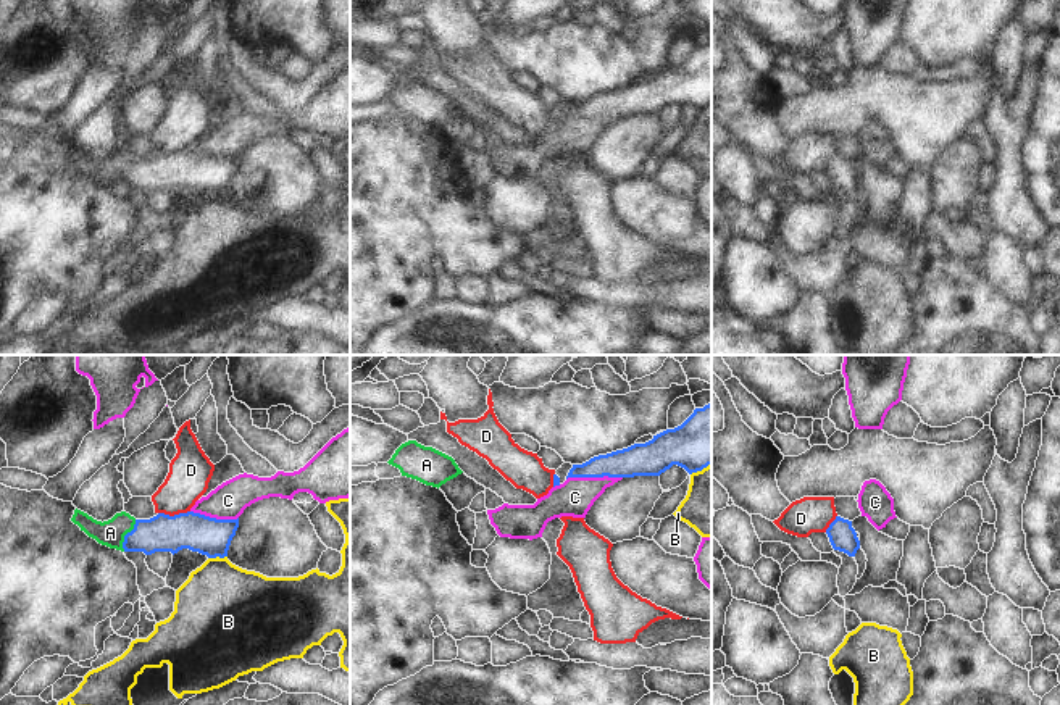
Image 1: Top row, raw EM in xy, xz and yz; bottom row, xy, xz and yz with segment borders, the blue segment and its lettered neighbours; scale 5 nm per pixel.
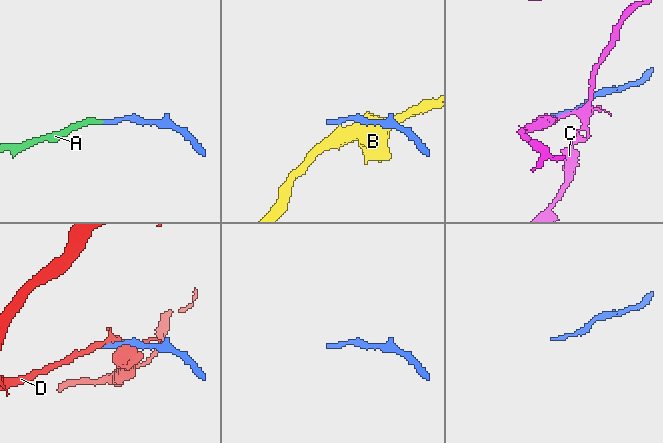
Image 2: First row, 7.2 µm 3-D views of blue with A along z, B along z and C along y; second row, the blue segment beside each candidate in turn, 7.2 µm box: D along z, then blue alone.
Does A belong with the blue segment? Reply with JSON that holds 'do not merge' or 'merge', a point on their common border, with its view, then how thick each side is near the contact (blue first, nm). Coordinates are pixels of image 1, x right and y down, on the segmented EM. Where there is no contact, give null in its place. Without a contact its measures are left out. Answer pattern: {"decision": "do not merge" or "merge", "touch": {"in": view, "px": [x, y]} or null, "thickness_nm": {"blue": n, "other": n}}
{"decision": "merge", "touch": {"in": "xy", "px": [125, 536]}, "thickness_nm": {"blue": 190, "other": 130}}

